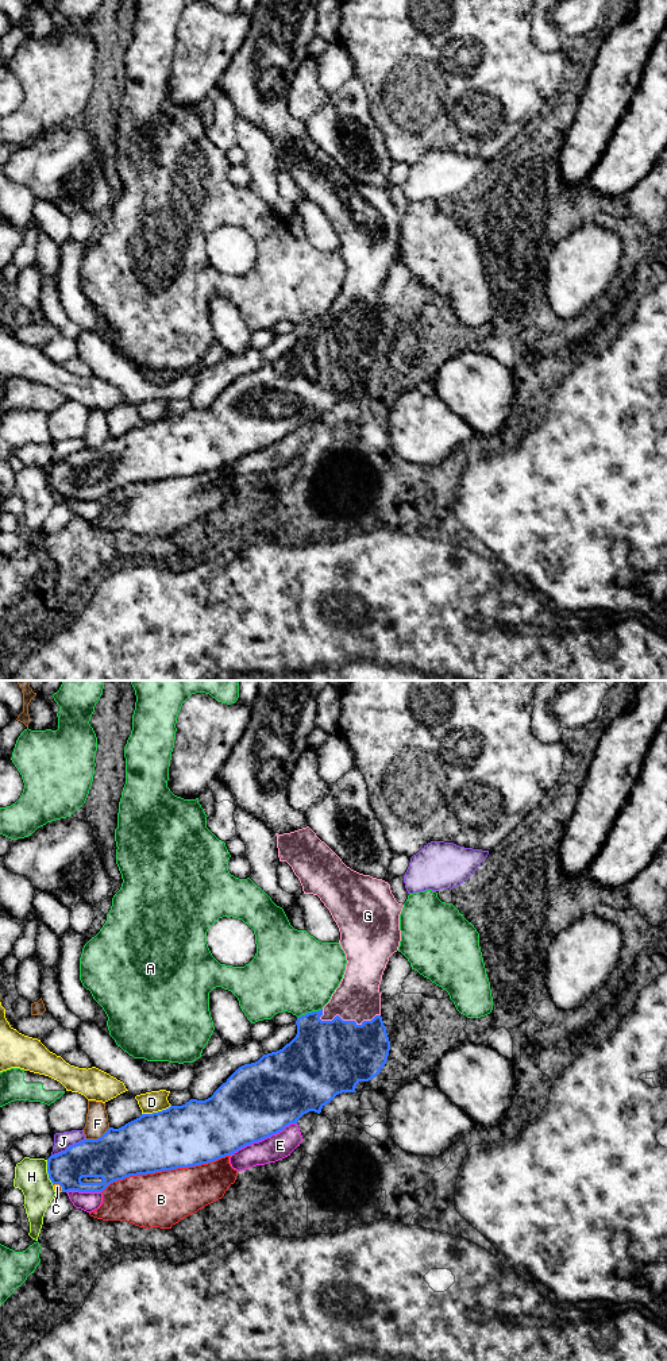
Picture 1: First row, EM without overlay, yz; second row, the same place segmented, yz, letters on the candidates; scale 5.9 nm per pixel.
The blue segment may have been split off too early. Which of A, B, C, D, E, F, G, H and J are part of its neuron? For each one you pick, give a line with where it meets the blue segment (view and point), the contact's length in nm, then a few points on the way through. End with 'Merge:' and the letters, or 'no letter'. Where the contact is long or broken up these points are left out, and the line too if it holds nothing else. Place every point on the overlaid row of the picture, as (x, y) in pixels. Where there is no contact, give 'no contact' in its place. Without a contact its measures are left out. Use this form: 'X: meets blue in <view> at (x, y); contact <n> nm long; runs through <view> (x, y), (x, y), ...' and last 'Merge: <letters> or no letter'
G: meets blue in yz at (349, 1021); contact 360 nm long
Merge: G

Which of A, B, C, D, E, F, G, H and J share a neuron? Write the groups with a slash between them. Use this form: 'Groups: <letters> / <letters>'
Groups: A / B / C E / D / F / G / H / J

